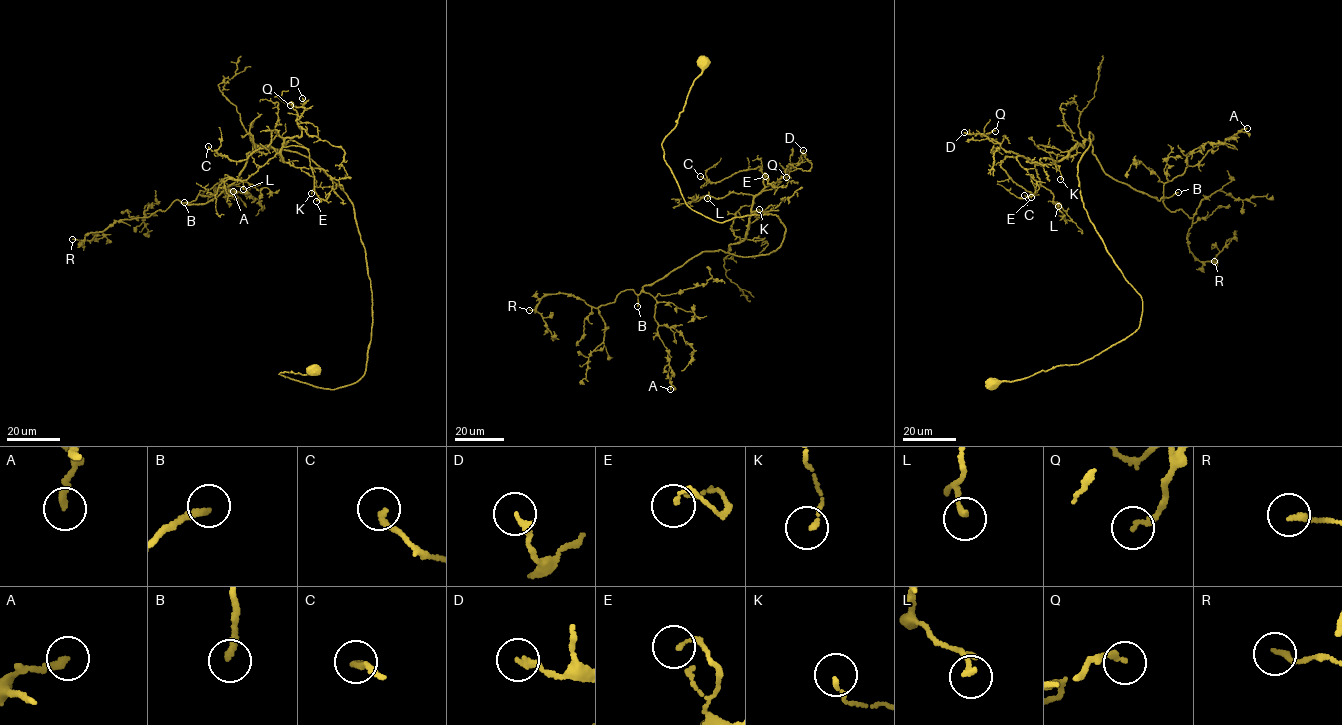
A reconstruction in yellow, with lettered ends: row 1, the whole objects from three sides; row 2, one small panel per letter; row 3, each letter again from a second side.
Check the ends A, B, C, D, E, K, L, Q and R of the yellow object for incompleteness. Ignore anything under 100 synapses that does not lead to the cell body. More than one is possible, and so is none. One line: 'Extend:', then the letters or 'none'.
Extend: B

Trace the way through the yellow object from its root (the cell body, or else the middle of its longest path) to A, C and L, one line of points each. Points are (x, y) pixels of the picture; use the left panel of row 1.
A: (313, 371), (279, 374), (333, 390), (366, 366), (352, 202), (255, 144), (188, 204), (233, 191)
C: (313, 371), (366, 366), (352, 202), (275, 129), (208, 146)
L: (313, 371), (279, 374), (333, 390), (366, 366), (352, 202), (310, 159), (251, 138), (284, 161), (243, 189)

